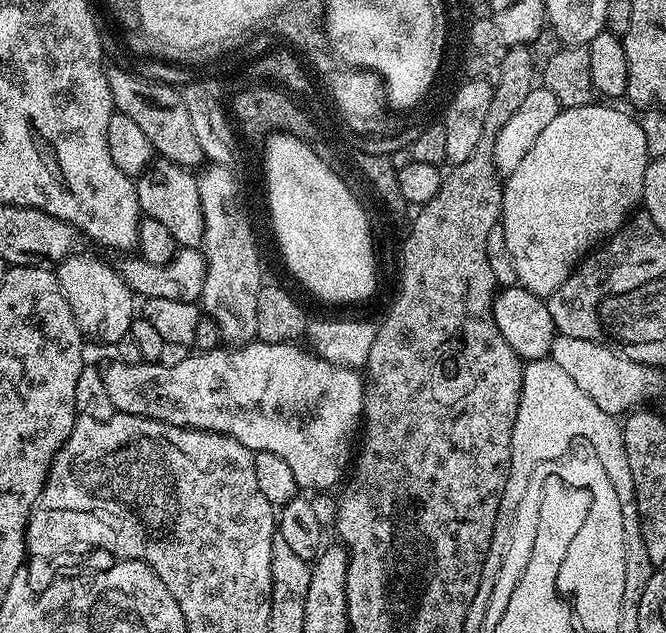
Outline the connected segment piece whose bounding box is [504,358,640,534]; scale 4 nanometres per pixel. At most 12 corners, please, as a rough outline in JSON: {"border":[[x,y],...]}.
{"border":[[550,358],[524,367],[504,490],[589,442],[640,531],[619,421]]}

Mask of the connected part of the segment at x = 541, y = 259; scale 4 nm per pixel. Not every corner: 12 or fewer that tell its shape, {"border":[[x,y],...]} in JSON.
{"border":[[561,110],[503,181],[519,283],[552,295],[642,201],[635,115]]}

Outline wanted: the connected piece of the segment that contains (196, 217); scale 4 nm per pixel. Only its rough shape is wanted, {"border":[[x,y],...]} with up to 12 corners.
{"border":[[163,158],[134,180],[144,216],[180,248],[204,242],[189,169]]}

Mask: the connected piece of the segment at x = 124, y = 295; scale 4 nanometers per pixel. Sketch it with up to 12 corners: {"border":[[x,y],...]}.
{"border":[[73,254],[55,269],[89,341],[131,333],[134,293],[115,267]]}

